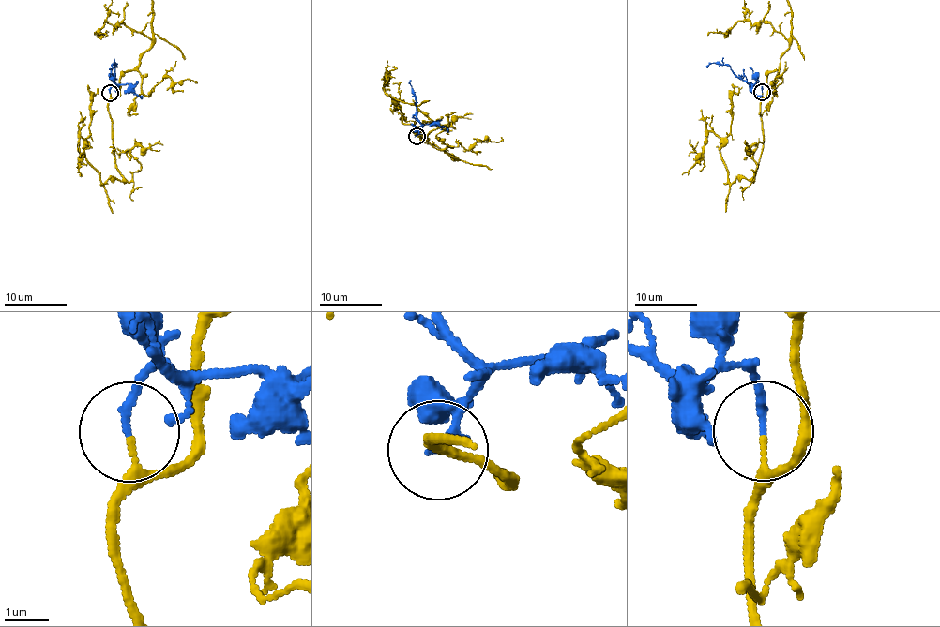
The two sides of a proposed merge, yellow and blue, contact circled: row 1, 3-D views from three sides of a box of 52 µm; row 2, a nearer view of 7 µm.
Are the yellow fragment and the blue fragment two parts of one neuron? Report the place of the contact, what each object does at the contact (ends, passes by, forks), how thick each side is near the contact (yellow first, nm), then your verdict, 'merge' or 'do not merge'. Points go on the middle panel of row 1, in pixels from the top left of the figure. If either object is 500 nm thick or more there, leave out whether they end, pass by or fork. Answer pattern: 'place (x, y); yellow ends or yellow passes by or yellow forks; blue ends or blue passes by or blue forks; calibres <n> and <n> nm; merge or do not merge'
place (416, 136); yellow passes by; blue ends; calibres 120 and 160 nm; merge

